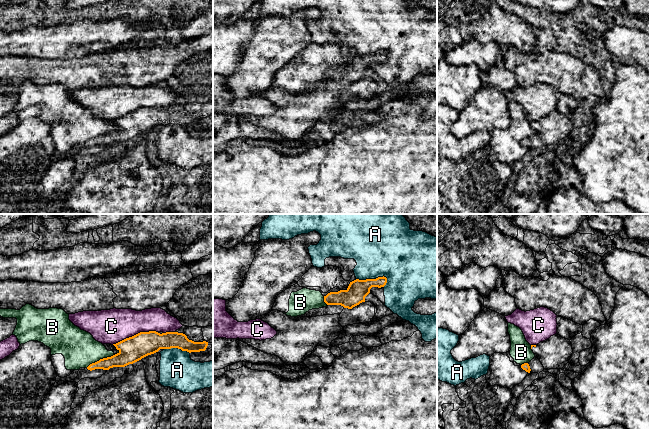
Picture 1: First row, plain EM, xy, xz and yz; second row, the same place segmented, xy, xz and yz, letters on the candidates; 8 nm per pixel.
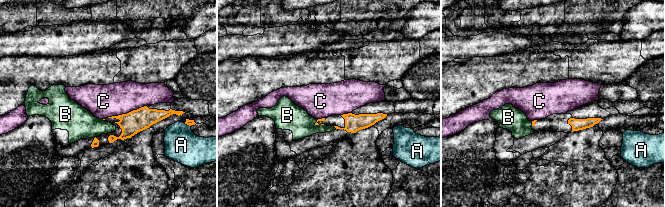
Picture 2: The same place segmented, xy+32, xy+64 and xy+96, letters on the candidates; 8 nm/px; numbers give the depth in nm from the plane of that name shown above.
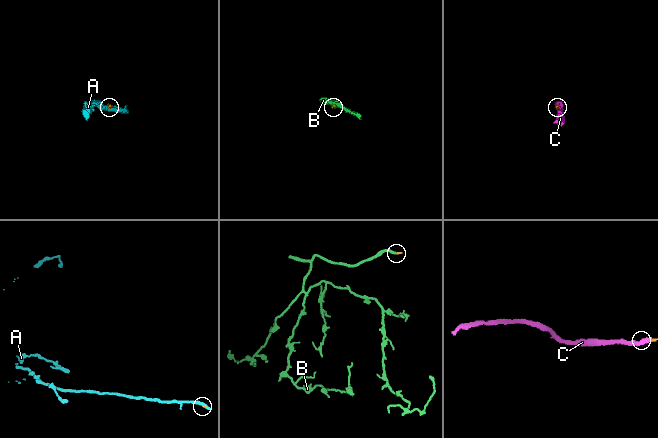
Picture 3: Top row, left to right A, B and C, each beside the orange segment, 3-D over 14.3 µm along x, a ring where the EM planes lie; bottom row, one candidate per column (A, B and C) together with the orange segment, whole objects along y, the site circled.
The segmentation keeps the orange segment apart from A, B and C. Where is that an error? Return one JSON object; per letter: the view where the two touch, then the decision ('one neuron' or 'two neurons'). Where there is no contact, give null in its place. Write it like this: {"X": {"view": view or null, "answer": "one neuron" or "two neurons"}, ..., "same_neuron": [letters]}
{"A": {"view": "xz", "answer": "two neurons"}, "B": {"view": "xy", "answer": "two neurons"}, "C": {"view": "xy", "answer": "two neurons"}, "same_neuron": []}

